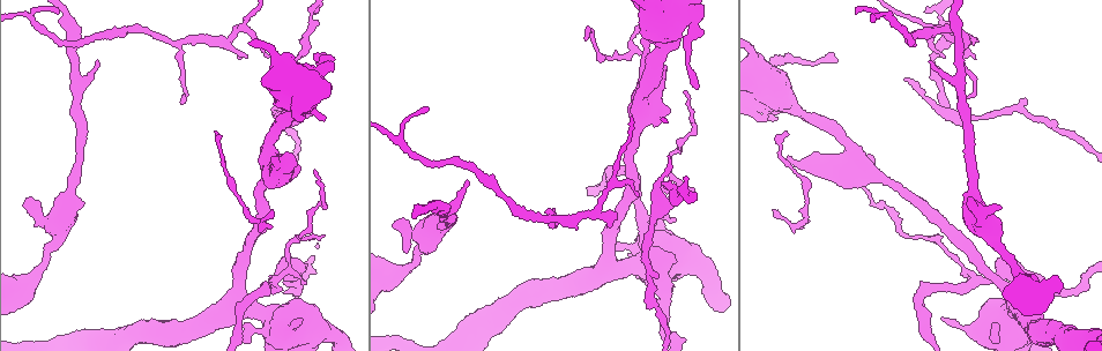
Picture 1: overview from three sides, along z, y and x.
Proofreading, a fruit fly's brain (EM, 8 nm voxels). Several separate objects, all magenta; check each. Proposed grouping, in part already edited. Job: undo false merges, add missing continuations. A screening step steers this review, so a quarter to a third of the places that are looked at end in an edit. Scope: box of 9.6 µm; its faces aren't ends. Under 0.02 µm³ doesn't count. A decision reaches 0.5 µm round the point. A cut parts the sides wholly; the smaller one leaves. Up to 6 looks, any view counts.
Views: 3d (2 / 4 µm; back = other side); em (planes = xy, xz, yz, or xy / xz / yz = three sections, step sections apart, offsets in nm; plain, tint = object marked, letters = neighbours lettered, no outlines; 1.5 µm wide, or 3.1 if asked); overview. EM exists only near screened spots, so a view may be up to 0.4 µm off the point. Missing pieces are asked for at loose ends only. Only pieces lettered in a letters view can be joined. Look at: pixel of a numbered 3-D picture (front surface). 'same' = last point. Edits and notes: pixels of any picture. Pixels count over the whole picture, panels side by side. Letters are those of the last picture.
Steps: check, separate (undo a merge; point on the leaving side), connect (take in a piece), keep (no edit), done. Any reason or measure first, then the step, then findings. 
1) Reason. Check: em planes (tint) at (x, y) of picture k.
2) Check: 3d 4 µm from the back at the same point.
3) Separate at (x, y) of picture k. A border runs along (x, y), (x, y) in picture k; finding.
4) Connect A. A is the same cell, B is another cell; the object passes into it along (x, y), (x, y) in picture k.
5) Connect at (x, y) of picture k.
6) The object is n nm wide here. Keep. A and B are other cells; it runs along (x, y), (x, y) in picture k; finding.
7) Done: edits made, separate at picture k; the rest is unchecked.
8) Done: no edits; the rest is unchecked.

End of a long branch. Check: em planes (letters) at (836, 60) of picture 1.

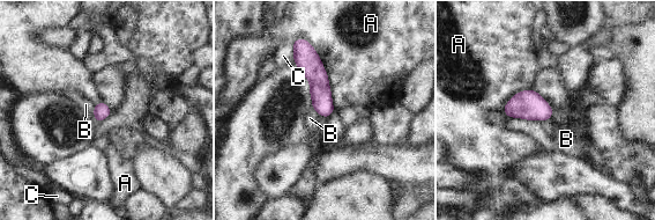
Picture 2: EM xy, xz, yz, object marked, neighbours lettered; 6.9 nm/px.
Keep. A, B and C are other cells; a border runs along (94, 109), (92, 115) in picture 2; no lettered piece goes on from it.

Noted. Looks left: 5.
Branch stops here. Check: 3d 2 µm from the back at (775, 120) of picture 1.

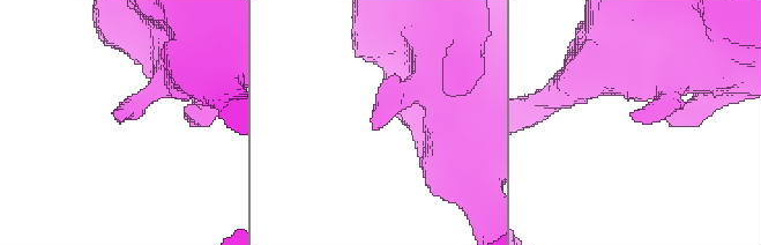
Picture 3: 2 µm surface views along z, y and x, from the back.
Now the EM. Check: em planes (letters) at (118, 115) of picture 3.

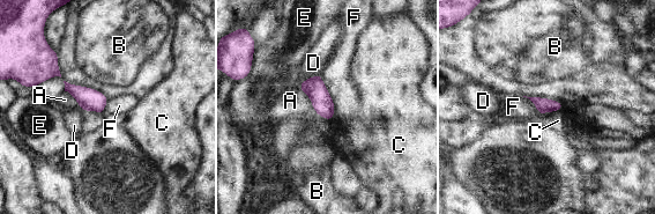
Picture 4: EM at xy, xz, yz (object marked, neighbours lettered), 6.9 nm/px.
Keep. A, B, C, D, E and F are other cells; a border runs along (560, 110), (537, 113) in picture 4; no lettered piece goes on from it.

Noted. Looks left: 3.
Abrupt turn. Check: 3d 2 µm at (311, 18) of picture 1.

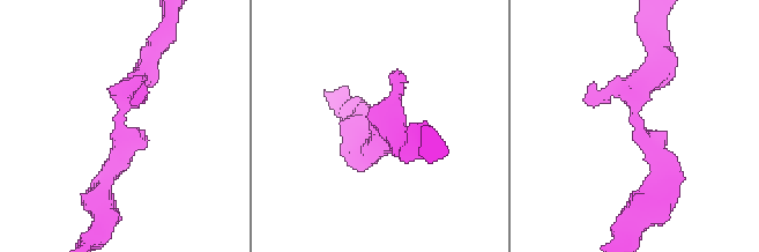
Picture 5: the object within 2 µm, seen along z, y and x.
The arms are 190, 220 nm wide. Check: em xy step 8 (tint) at (121, 126) of picture 5.

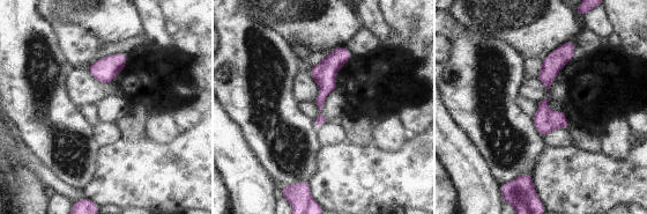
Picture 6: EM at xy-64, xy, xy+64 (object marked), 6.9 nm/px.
What lies round it. Check: em xy step 8 (letters) at the same point.

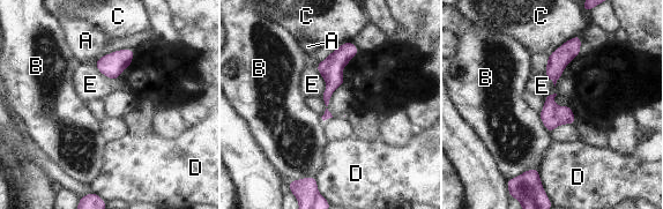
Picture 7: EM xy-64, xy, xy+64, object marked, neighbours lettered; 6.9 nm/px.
Keep. A, B, C, D and E are other cells; a border runs along (315, 68), (326, 84), (321, 96) in picture 7; all the same neuron.

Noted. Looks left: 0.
Done: no edits; the rest is unchecked.

